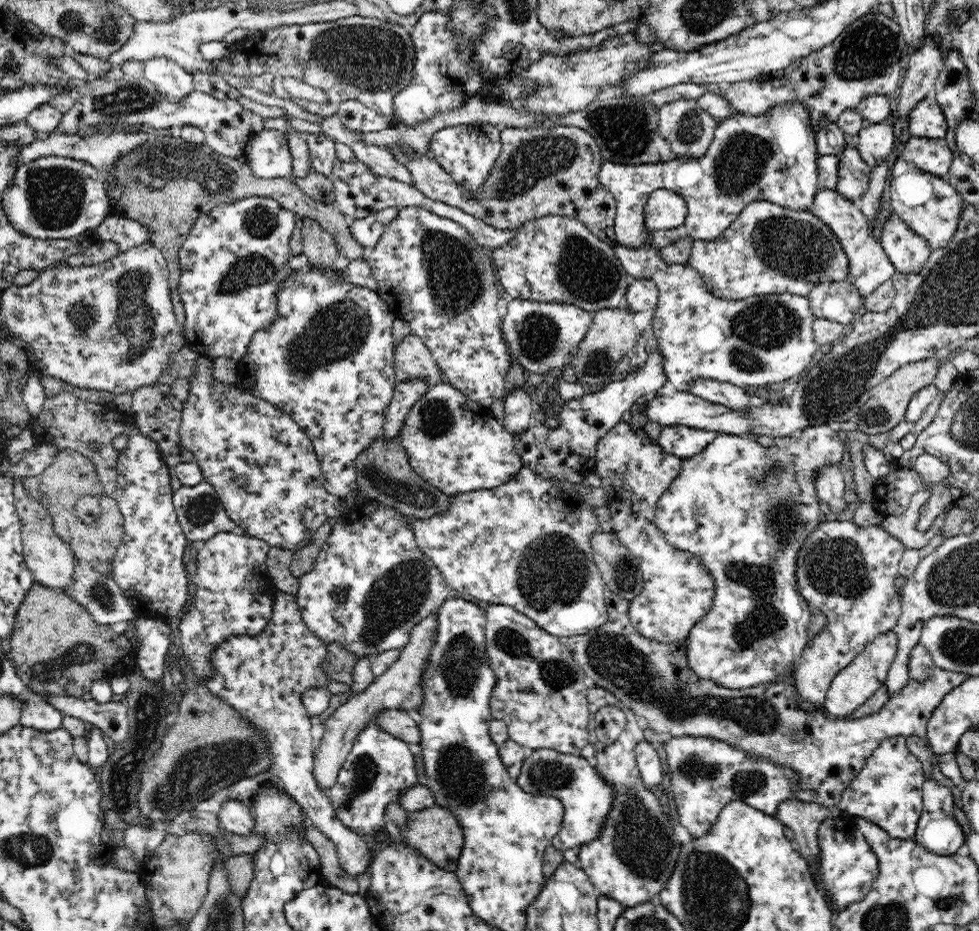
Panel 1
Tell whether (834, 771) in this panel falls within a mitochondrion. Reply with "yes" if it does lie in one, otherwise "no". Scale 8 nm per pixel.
no

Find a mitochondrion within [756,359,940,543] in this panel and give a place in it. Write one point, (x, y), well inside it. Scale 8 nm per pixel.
(877, 415)

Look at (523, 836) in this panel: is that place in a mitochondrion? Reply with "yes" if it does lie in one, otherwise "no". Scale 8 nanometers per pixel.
no

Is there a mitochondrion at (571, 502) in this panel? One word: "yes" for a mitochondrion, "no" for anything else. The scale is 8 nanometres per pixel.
no

